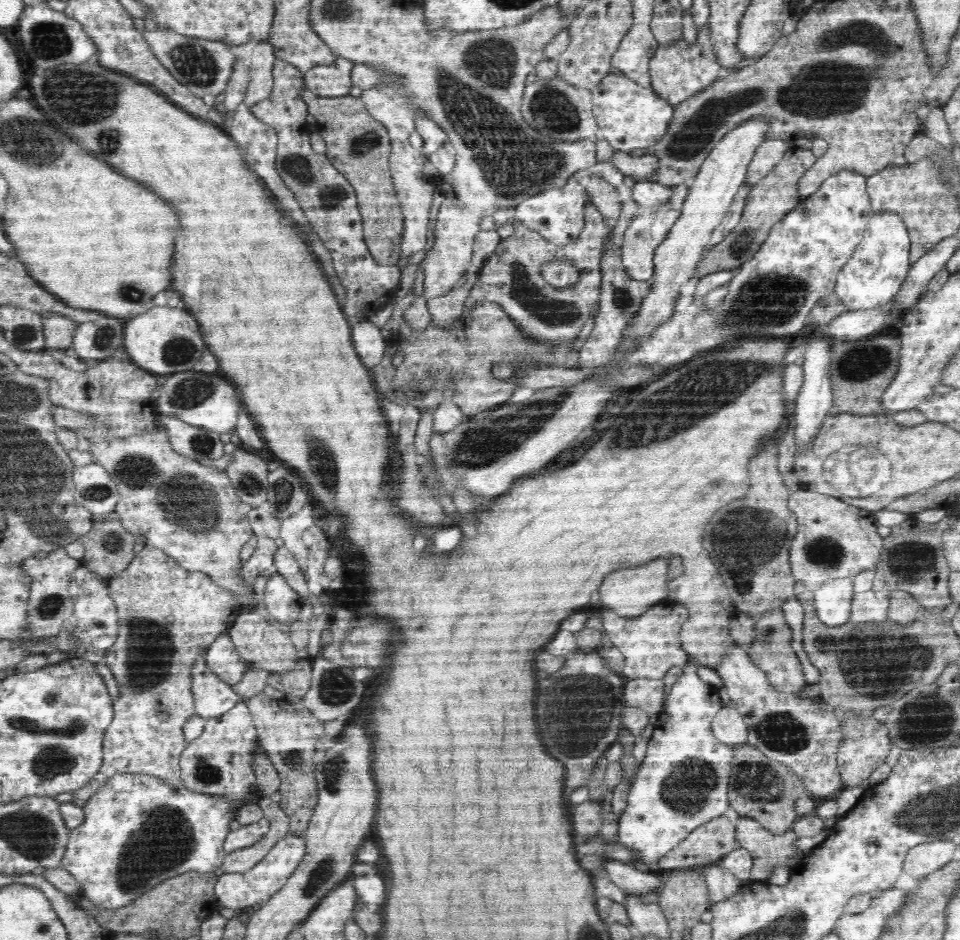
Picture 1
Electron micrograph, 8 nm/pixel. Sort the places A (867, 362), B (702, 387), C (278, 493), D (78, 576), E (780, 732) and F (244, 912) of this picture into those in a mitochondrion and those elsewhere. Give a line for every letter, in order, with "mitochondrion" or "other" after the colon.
A: mitochondrion
B: mitochondrion
C: mitochondrion
D: other
E: mitochondrion
F: other

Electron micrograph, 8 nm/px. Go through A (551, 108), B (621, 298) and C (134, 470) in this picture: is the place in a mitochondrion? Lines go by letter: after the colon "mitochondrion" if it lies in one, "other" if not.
A: mitochondrion
B: mitochondrion
C: mitochondrion

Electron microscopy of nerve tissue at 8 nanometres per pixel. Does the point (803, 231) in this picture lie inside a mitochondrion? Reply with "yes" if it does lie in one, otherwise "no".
no

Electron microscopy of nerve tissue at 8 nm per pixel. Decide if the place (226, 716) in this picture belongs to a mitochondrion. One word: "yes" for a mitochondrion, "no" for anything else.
no

